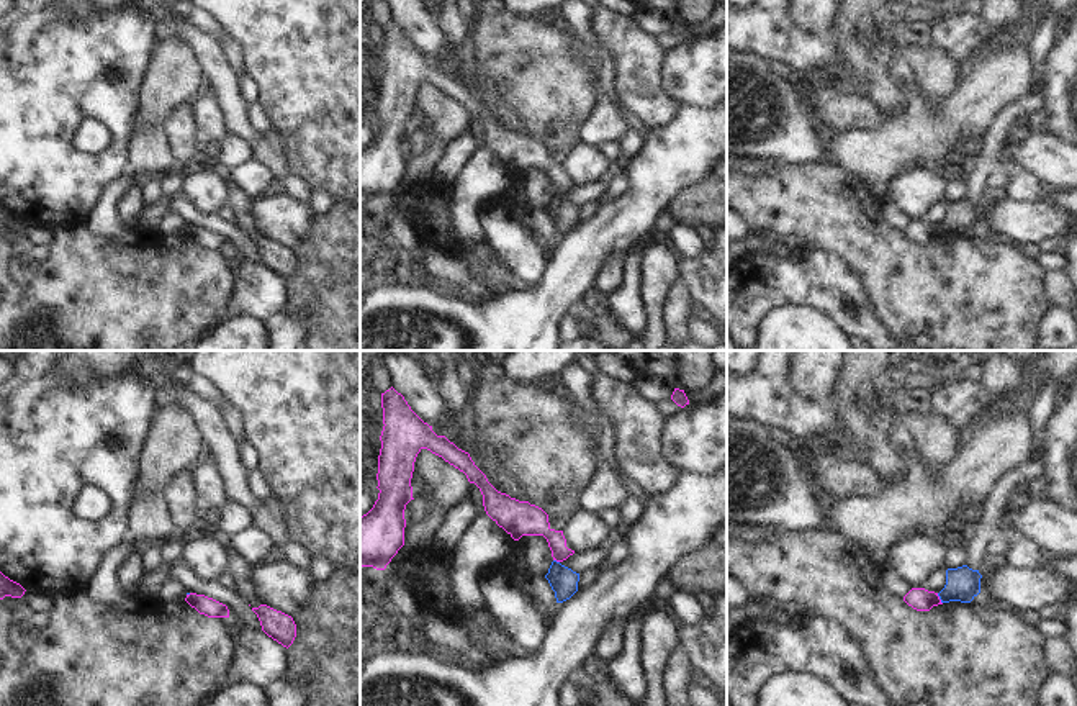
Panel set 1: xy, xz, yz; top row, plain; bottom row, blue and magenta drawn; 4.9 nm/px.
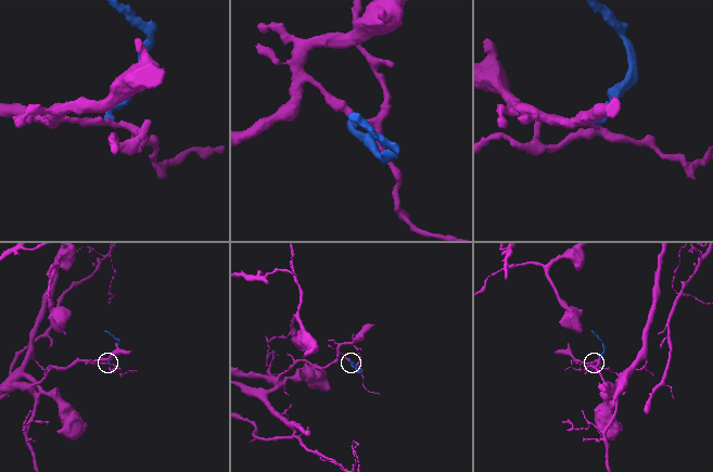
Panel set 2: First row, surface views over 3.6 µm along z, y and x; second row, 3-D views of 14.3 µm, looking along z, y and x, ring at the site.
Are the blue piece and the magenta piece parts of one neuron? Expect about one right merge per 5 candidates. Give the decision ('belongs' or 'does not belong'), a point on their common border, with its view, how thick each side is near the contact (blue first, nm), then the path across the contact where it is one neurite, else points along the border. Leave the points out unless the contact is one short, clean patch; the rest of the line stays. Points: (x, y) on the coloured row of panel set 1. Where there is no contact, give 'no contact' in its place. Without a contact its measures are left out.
does not belong | yz (940, 598) | 170/110 nm | along yz (937, 593), (941, 603)

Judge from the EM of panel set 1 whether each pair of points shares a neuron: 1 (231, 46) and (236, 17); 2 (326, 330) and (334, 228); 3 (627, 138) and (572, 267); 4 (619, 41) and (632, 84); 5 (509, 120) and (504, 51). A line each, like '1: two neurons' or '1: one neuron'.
1: two neurons
2: one neuron
3: two neurons
4: one neuron
5: two neurons

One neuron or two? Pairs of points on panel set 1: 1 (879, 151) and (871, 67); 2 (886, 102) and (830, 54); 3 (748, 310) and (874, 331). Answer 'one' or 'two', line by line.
1: two
2: two
3: one

